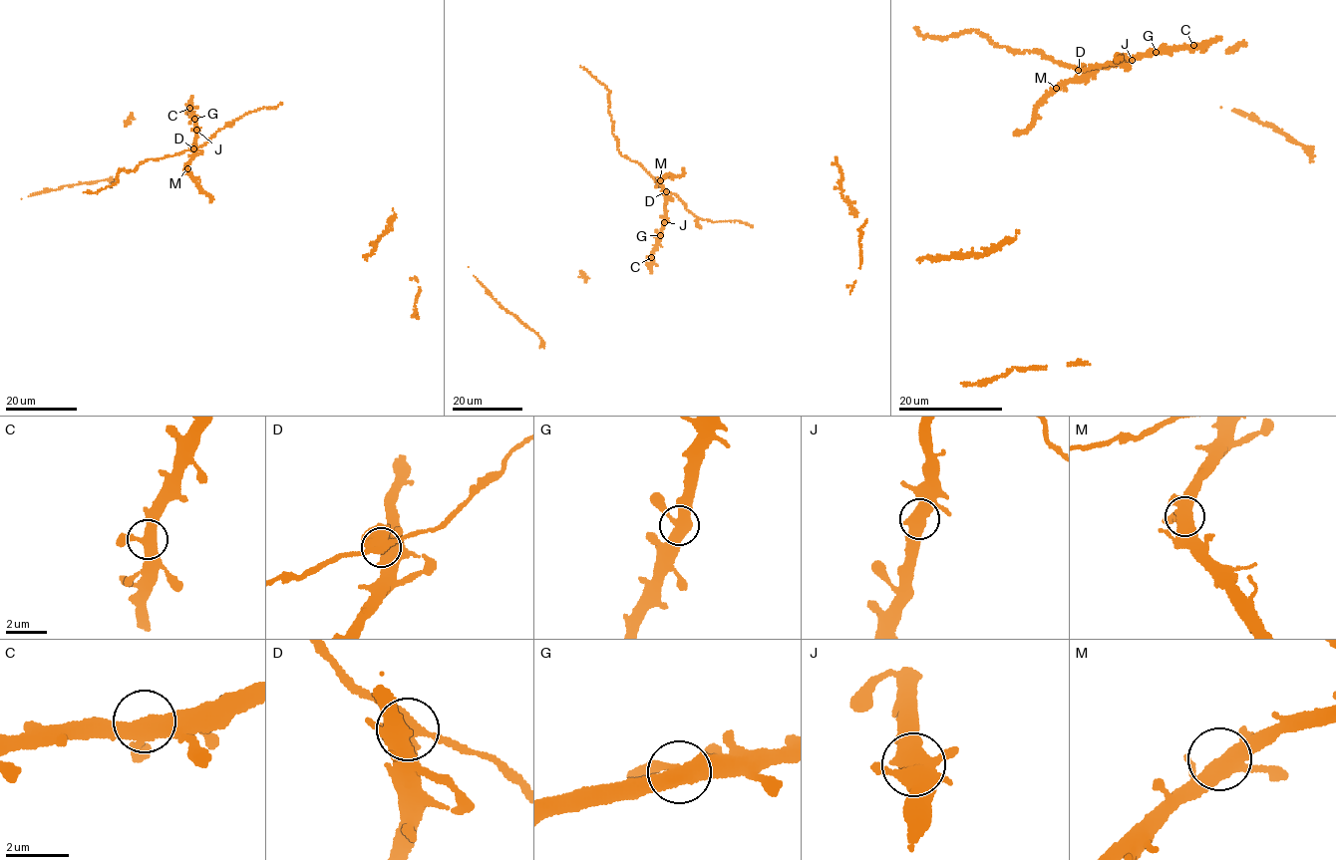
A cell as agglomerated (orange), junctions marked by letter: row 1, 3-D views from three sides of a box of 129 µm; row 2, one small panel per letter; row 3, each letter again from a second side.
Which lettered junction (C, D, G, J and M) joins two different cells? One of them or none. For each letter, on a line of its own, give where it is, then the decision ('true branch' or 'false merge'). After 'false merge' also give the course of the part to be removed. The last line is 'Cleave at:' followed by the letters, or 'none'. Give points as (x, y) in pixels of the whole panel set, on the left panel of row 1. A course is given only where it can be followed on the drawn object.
C: at (189, 108); true branch
D: at (193, 148); false merge; foreign part runs (192, 148), (149, 159), (128, 172), (120, 168), (117, 182), (96, 192), (84, 192)
G: at (194, 119); true branch
J: at (196, 130); true branch
M: at (187, 168); true branch
Cleave at: D

